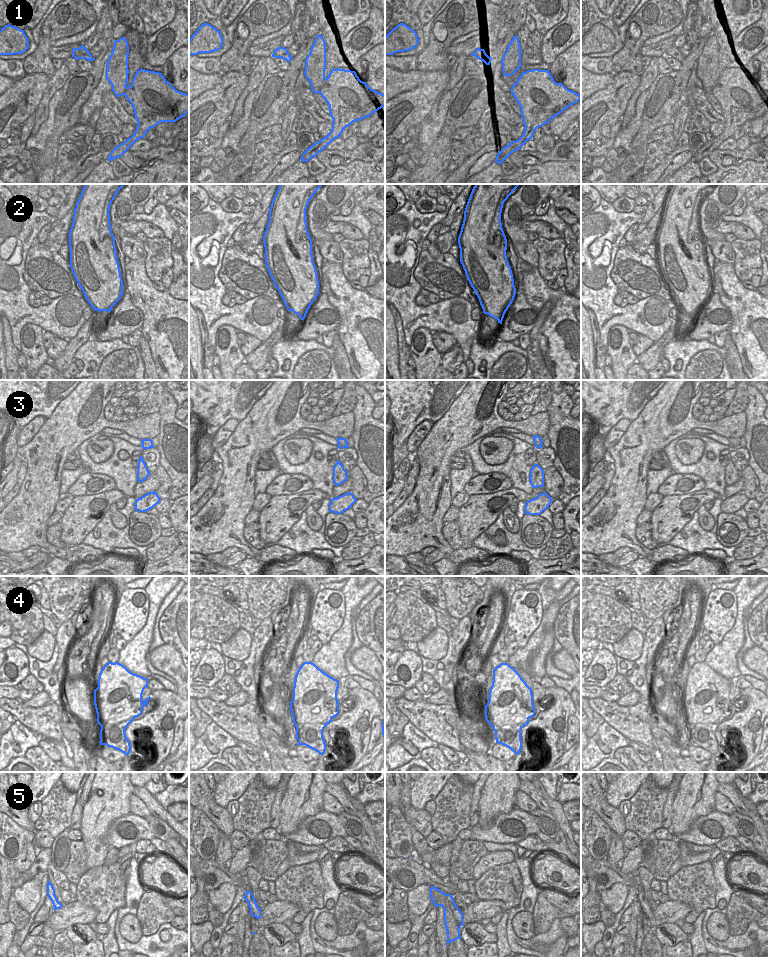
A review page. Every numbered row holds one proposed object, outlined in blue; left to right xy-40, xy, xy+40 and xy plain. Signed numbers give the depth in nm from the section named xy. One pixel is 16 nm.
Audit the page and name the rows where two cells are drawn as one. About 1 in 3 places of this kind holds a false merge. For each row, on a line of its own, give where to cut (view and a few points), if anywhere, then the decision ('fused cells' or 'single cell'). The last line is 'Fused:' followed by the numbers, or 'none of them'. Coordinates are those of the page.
1: cut none; single cell
2: cut none; single cell
3: cut none; single cell
4: cut none; single cell
5: cut xy+40 (445, 894), (453, 917), (461, 925); fused cells
Fused: 5

